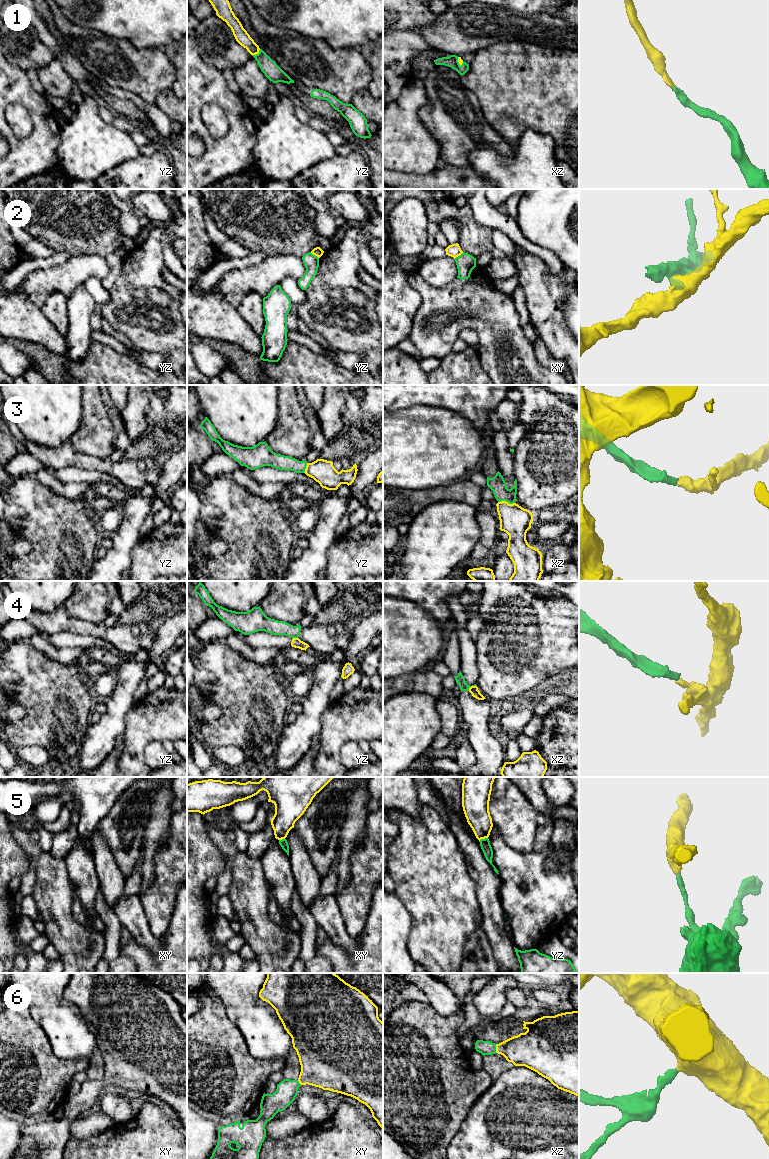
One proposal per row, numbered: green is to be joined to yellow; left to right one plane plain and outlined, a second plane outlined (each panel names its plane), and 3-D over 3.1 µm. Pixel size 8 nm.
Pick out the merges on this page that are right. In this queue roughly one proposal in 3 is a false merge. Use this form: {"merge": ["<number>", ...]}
{"merge": ["1", "3", "6"]}

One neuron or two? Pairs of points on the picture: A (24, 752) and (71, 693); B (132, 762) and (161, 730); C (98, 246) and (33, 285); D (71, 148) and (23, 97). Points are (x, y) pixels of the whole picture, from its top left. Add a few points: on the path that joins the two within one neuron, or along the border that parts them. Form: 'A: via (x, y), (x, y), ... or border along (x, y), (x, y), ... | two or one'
A: border along (16, 749), (22, 746), (42, 746), (49, 758) | two
B: via (138, 754), (138, 746), (151, 733) | one
C: border along (71, 255), (98, 254), (105, 258) | two
D: border along (61, 126), (61, 141), (56, 151), (57, 160) | two

